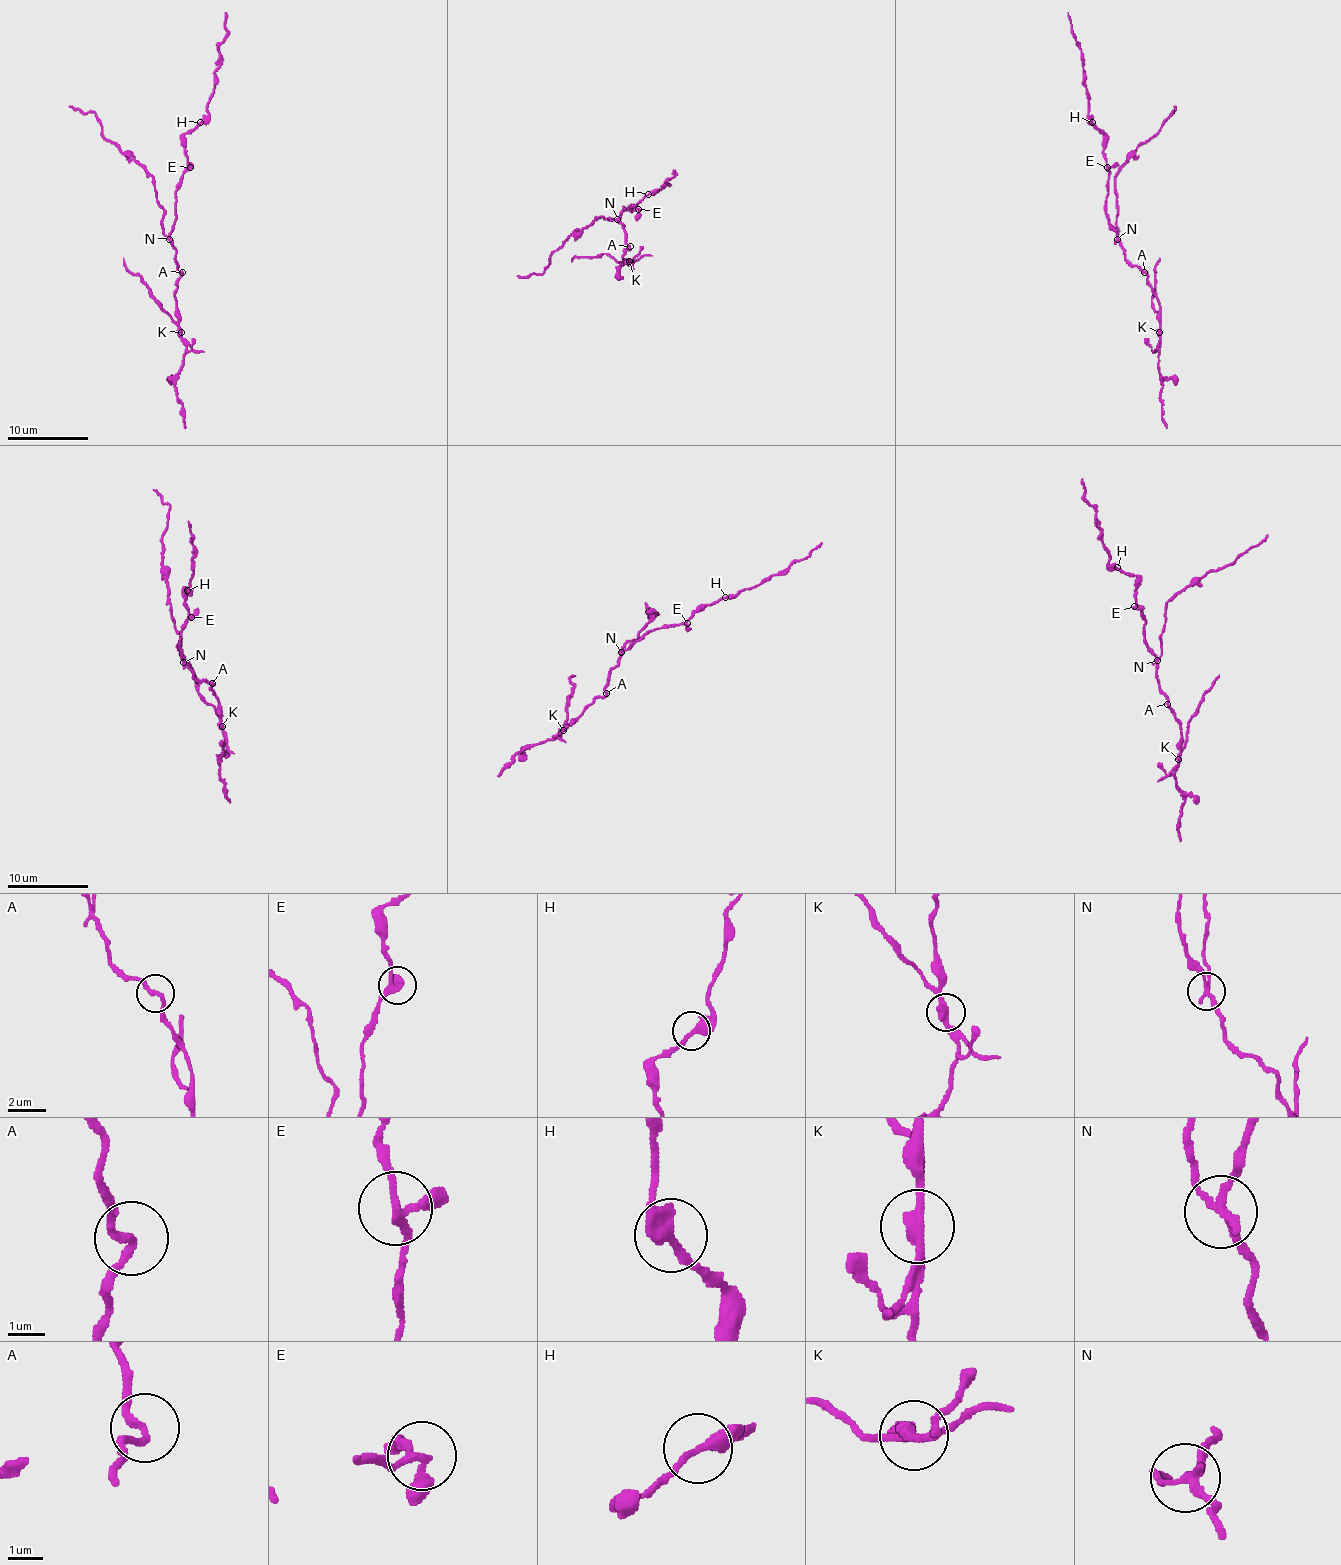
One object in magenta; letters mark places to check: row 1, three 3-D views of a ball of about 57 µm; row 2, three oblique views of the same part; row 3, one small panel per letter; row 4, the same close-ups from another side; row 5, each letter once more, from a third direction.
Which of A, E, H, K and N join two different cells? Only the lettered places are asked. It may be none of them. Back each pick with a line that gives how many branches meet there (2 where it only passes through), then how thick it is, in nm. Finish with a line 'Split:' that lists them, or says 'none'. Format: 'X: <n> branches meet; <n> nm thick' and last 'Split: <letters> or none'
K: 2 branches meet; 360 nm thick
N: 3 branches meet; 200 nm thick
Split: K, N

